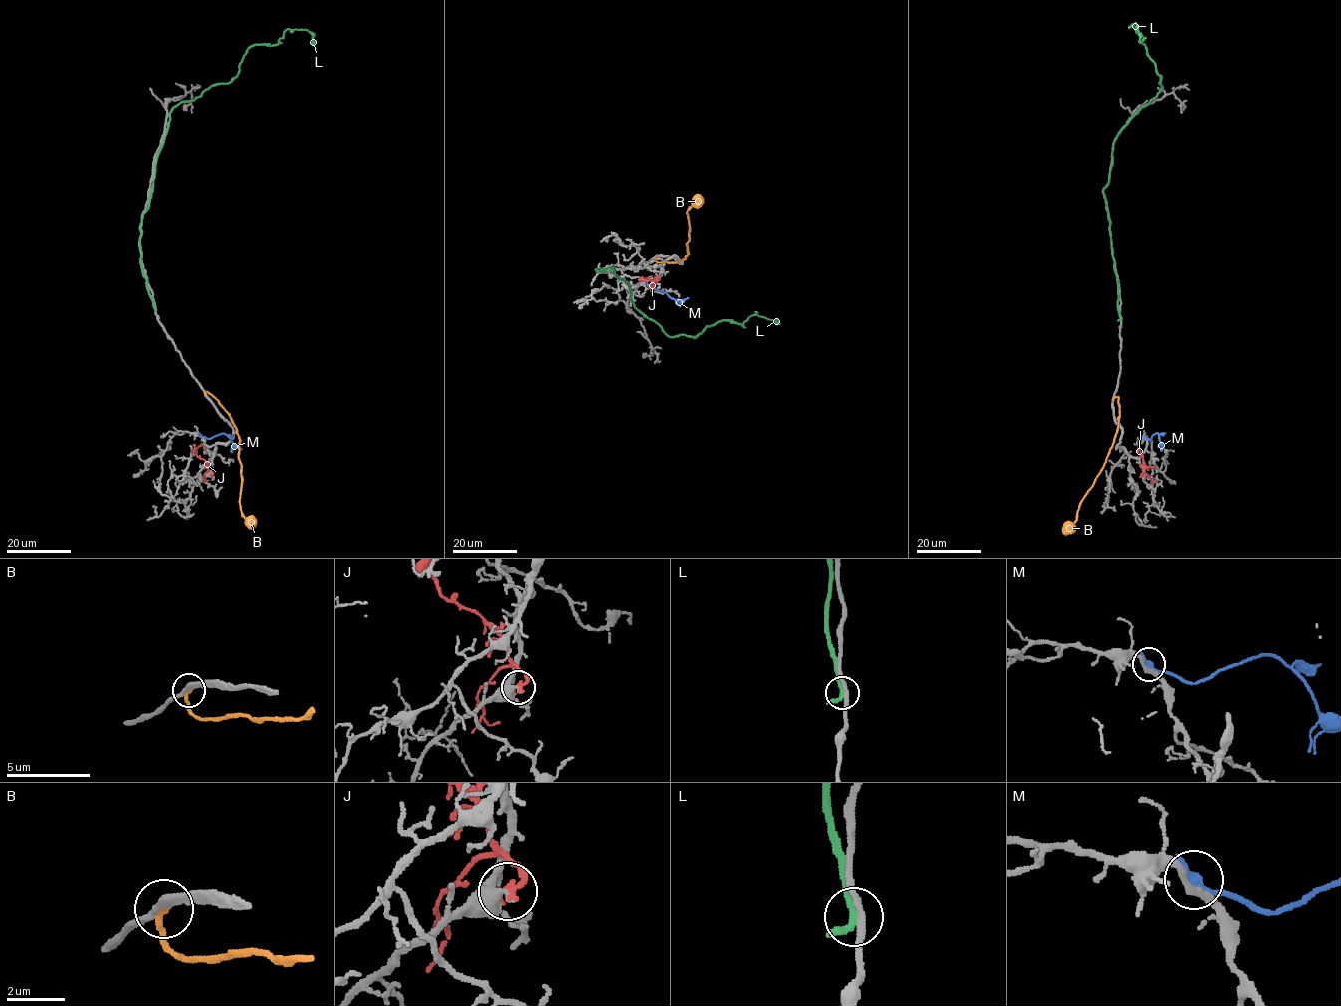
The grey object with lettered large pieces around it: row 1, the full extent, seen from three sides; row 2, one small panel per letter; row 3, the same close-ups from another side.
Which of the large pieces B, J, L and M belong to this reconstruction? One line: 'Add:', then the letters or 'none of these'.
Add: B

